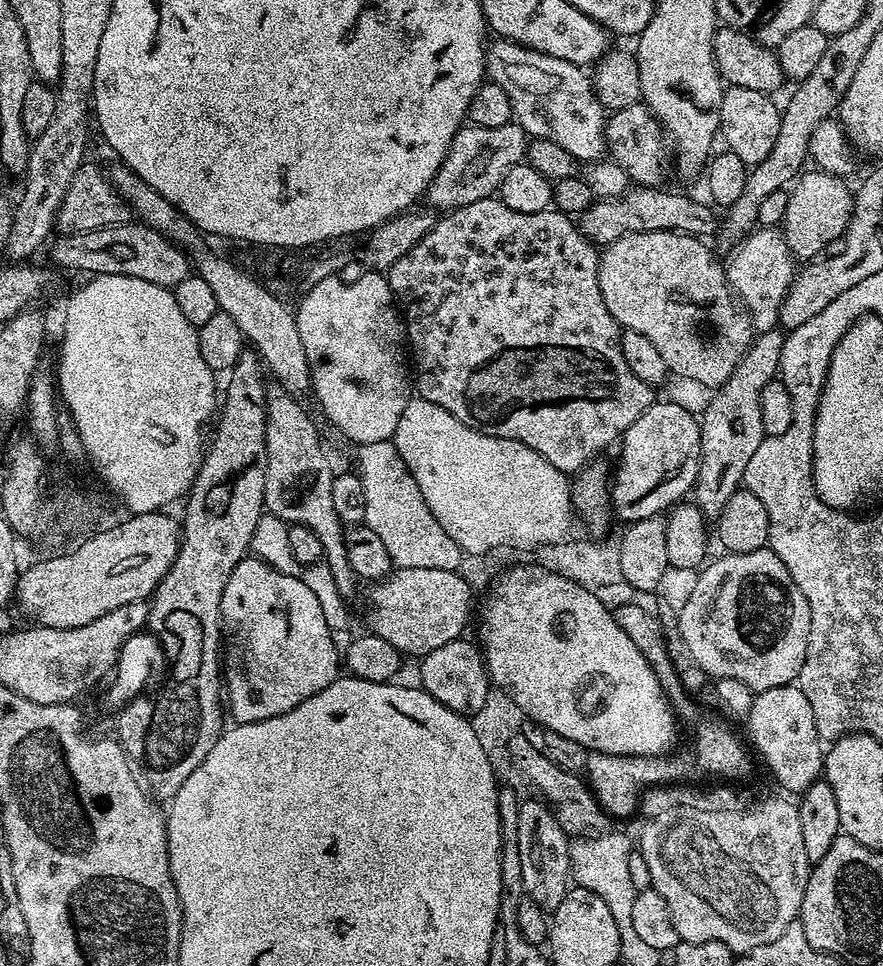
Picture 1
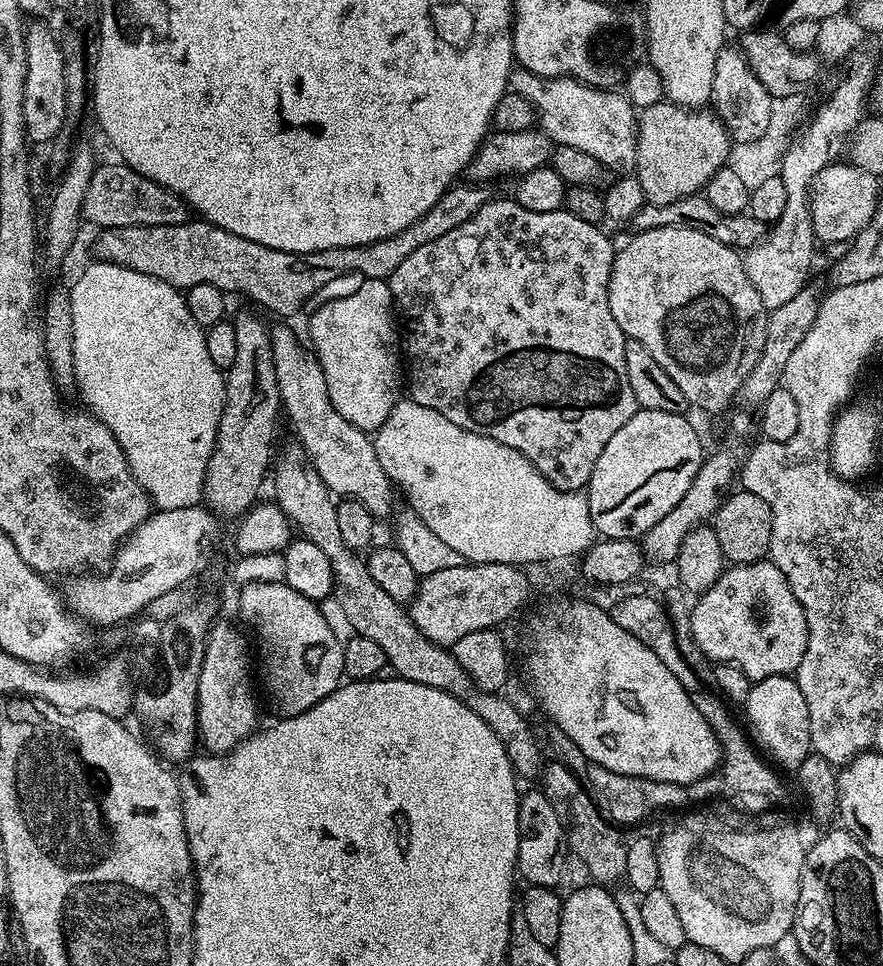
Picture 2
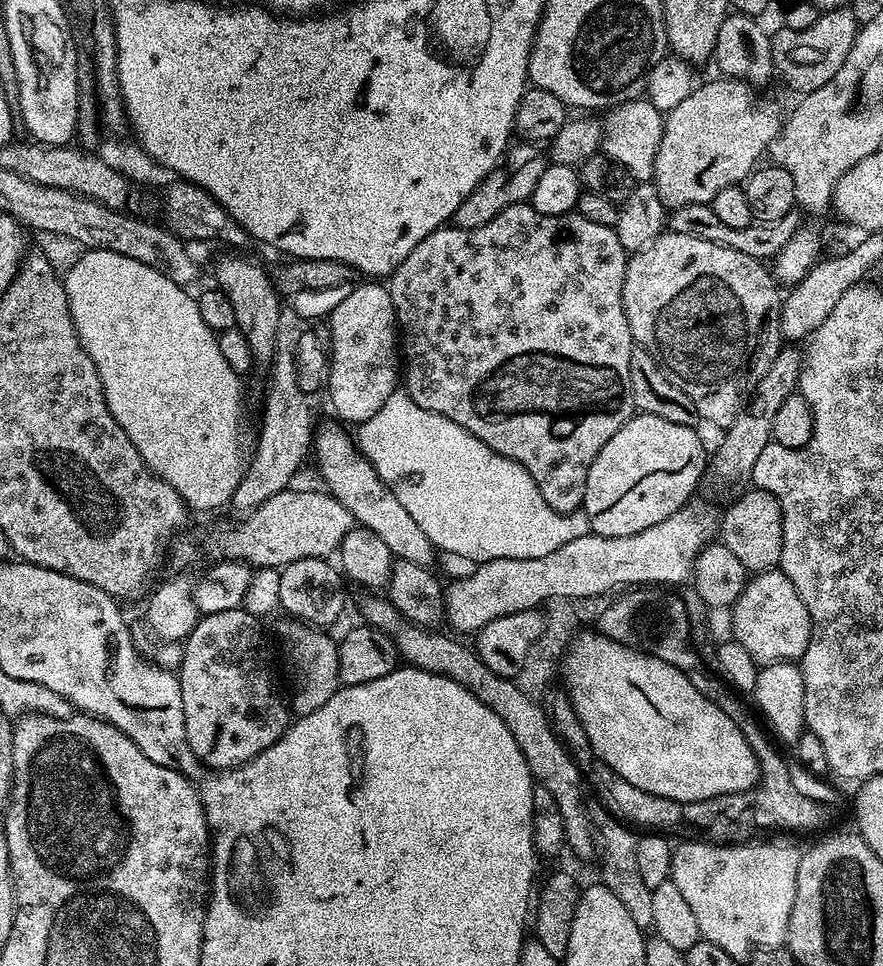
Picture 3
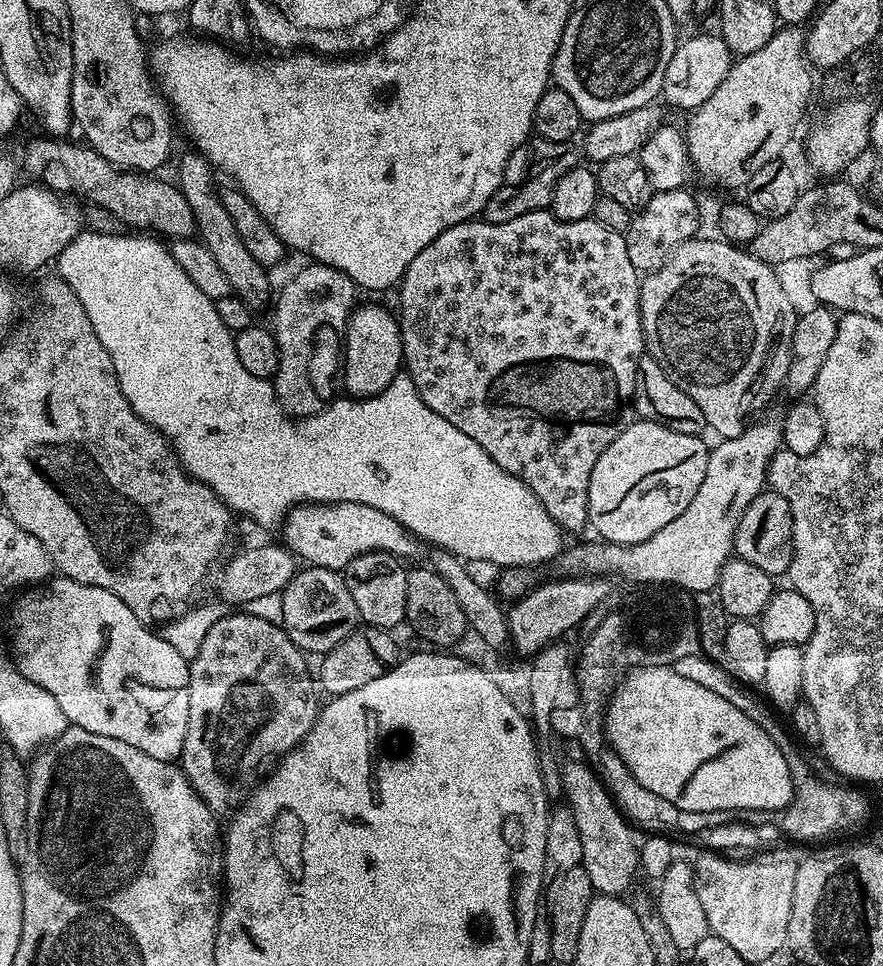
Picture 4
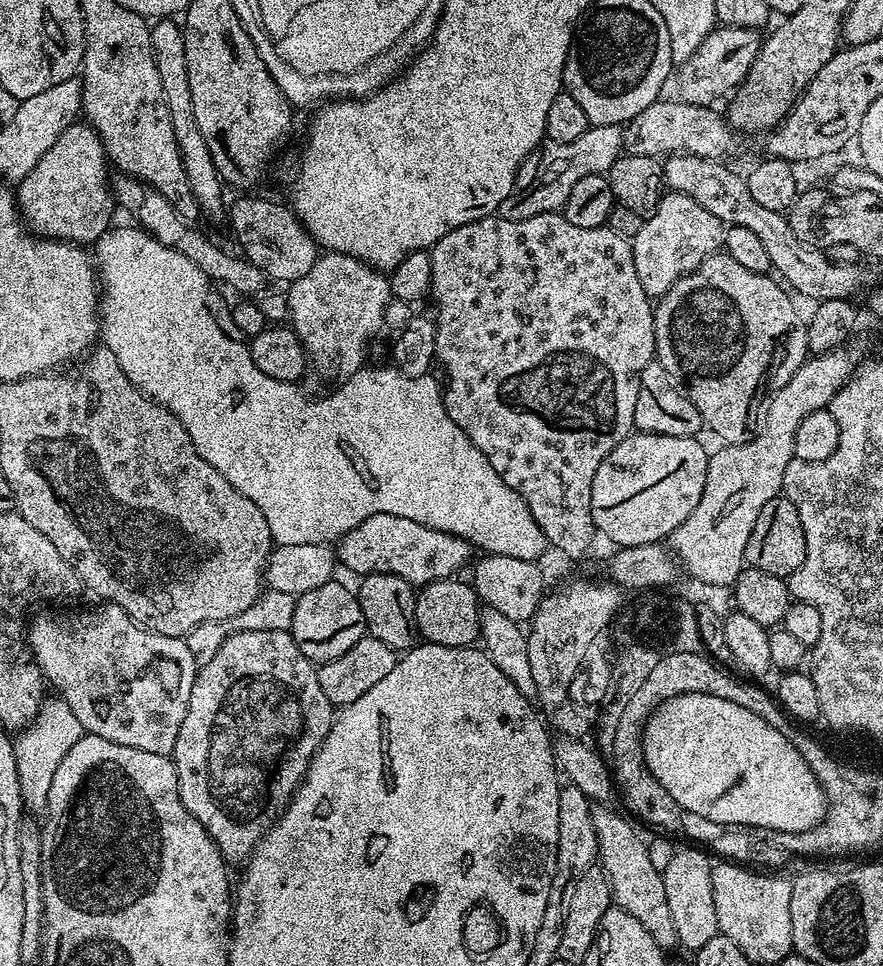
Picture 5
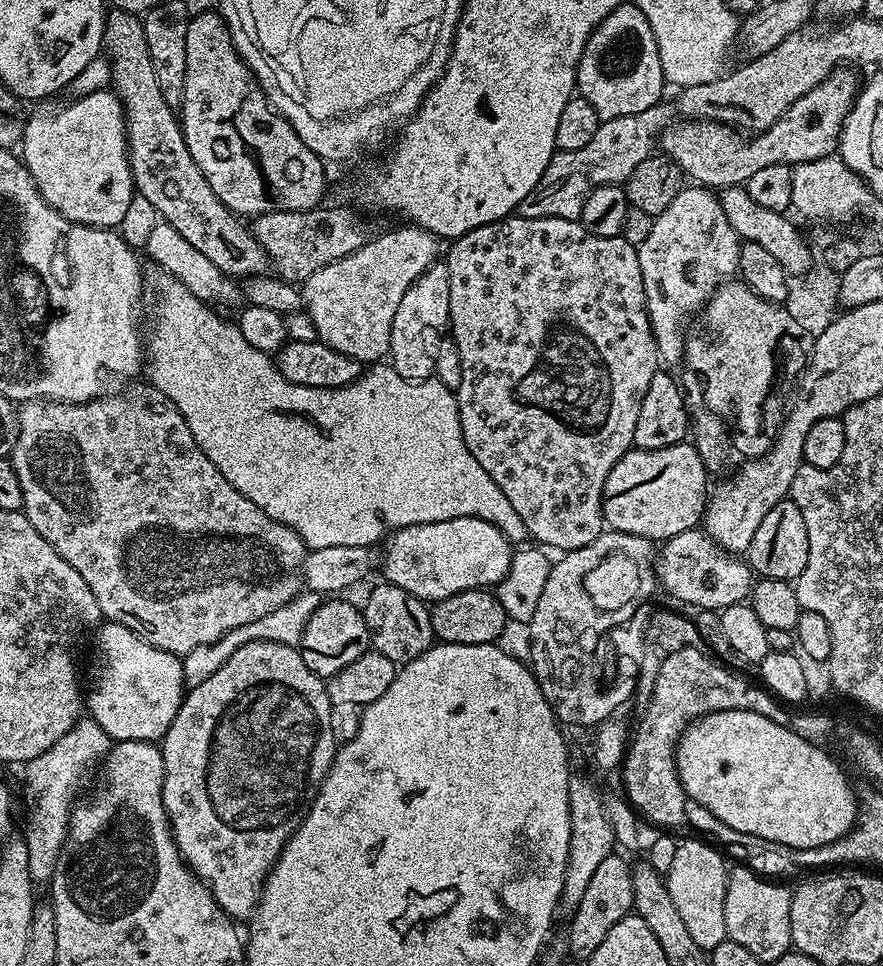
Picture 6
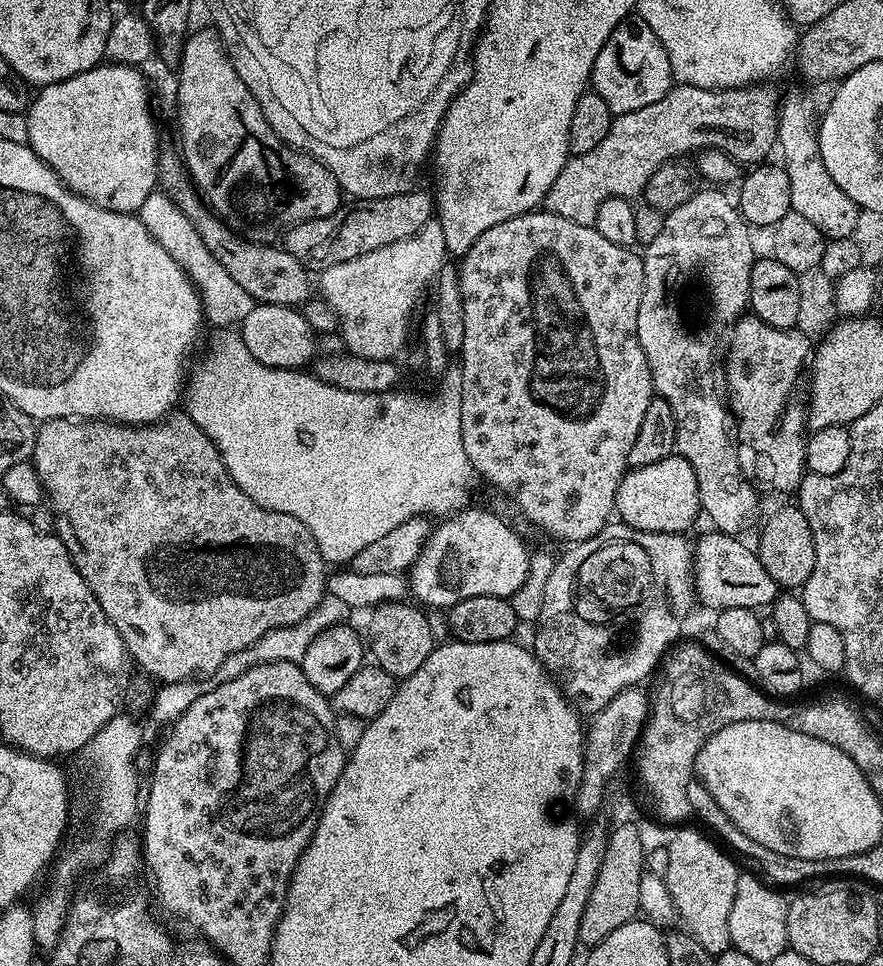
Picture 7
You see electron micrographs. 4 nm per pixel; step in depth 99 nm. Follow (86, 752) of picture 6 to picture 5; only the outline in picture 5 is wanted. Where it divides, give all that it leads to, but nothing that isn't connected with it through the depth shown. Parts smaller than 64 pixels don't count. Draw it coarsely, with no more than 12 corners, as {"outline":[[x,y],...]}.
{"outline":[[48,698],[15,737],[20,798],[43,813],[58,762],[85,731]]}

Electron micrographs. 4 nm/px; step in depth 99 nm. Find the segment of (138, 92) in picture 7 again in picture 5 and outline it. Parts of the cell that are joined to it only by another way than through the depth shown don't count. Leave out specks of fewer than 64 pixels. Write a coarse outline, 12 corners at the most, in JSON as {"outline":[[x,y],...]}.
{"outline":[[69,125],[15,189],[28,231],[95,245],[114,224],[95,130]]}

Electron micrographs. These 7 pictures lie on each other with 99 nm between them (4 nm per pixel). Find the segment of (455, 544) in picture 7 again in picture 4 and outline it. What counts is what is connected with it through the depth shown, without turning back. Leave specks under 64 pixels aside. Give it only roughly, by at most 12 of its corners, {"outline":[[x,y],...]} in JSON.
{"outline":[[358,502],[306,504],[282,525],[305,565],[340,572],[367,552],[416,556],[390,514]]}

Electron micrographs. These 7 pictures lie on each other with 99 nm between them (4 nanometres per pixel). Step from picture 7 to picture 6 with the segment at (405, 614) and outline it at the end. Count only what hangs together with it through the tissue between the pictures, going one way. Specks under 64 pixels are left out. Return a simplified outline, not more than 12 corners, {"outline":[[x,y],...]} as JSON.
{"outline":[[380,582],[362,604],[371,647],[397,666],[434,643],[429,605]]}

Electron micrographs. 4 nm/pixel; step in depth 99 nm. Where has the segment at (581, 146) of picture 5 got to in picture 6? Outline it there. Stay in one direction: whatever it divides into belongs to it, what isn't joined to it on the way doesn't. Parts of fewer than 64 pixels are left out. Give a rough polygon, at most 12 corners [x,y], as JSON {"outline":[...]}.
{"outline":[[661,102],[557,150],[522,218],[579,220],[590,190],[623,185],[673,119]]}

